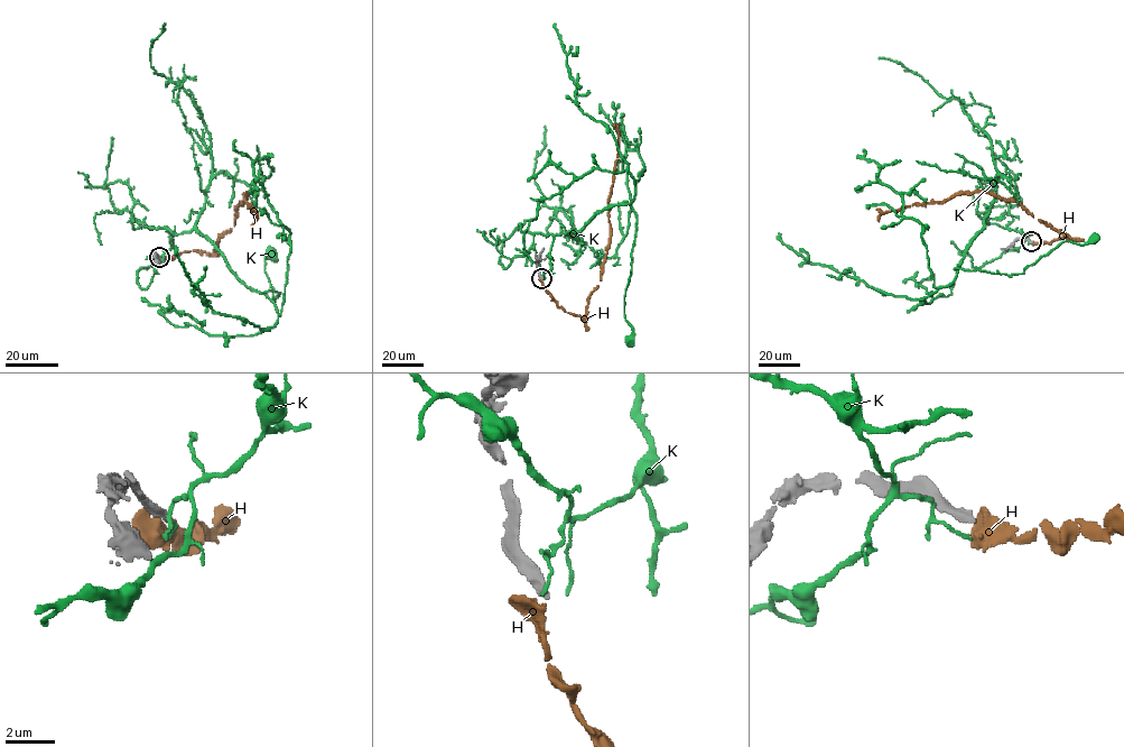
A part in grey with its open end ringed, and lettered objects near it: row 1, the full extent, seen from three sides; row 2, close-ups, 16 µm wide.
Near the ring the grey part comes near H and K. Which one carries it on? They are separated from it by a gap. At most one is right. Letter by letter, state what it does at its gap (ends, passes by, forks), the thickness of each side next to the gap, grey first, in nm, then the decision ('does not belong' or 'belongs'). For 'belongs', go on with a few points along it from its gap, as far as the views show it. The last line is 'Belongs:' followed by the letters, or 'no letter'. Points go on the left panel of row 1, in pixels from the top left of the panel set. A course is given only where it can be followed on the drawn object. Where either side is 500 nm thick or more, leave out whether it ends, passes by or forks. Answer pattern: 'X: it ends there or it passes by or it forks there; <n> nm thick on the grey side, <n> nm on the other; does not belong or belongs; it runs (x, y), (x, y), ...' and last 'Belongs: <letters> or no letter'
H: it passes by; 400 nm thick on the grey side, 460 nm on the other; belongs; it runs (159, 257), (212, 254), (247, 193), (244, 202), (258, 217), (252, 231)
K: it ends there; 400 nm thick on the grey side, 130 nm on the other; does not belong
Belongs: H

